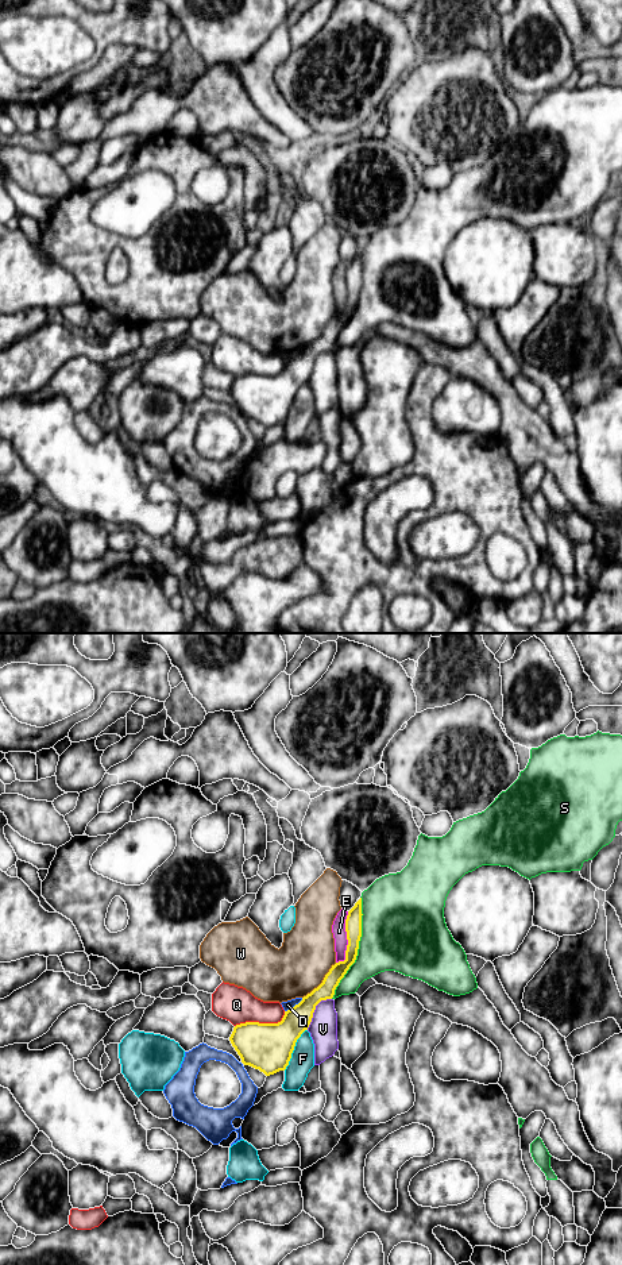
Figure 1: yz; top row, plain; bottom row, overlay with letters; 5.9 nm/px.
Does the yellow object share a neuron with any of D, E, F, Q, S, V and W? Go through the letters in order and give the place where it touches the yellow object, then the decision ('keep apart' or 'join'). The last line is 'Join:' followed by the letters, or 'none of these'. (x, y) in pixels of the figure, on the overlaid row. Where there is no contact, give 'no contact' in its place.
D: yz (294, 1006) | keep apart
E: yz (347, 938) | keep apart
F: yz (293, 1049) | keep apart
Q: yz (262, 1024) | keep apart
S: yz (358, 948) | keep apart
V: yz (315, 1009) | keep apart
W: yz (323, 982) | keep apart
Join: none of these

